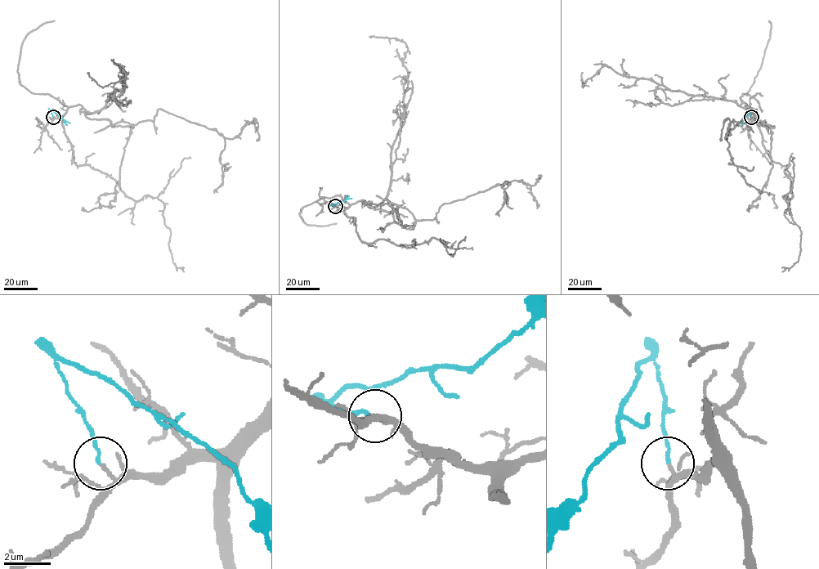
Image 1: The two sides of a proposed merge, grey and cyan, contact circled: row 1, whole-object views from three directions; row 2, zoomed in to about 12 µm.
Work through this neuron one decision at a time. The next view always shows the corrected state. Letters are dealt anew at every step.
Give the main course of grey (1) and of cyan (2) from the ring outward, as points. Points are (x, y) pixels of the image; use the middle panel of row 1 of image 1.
1: (334, 206), (345, 209), (364, 200), (412, 229), (417, 221), (432, 220), (445, 203), (506, 181), (499, 216)
2: (334, 206), (332, 204), (342, 202), (349, 195)

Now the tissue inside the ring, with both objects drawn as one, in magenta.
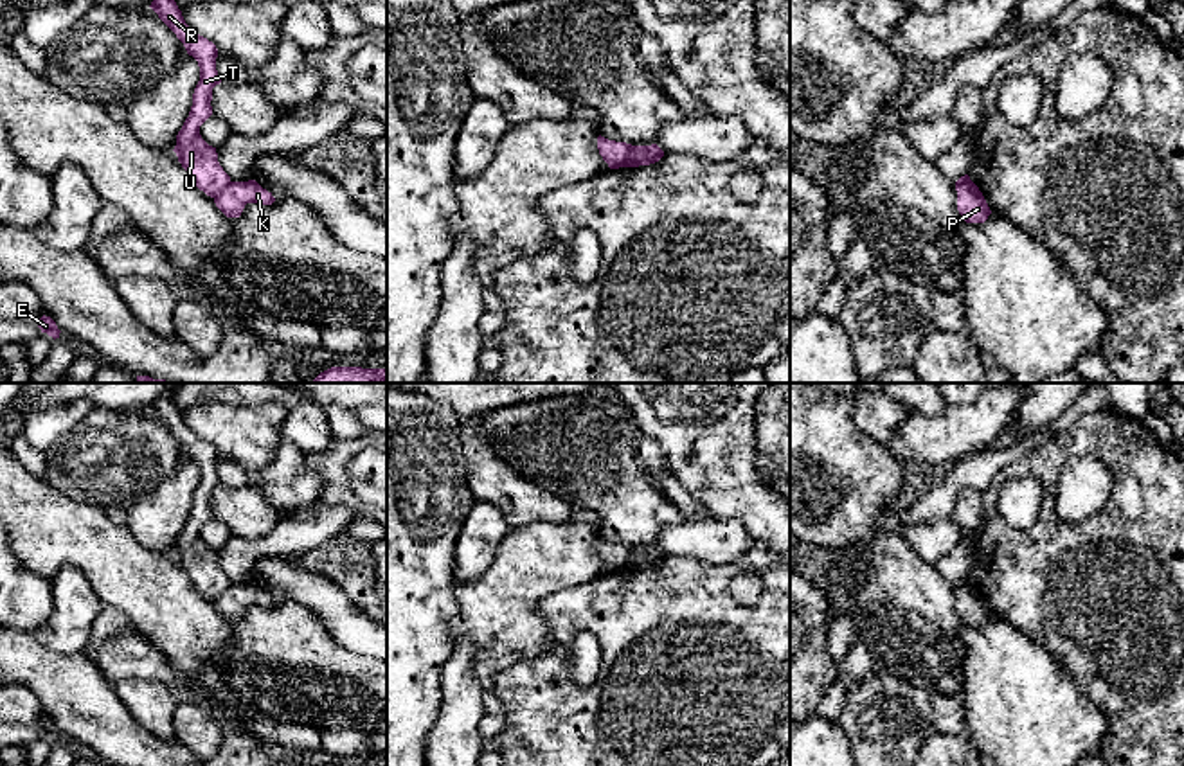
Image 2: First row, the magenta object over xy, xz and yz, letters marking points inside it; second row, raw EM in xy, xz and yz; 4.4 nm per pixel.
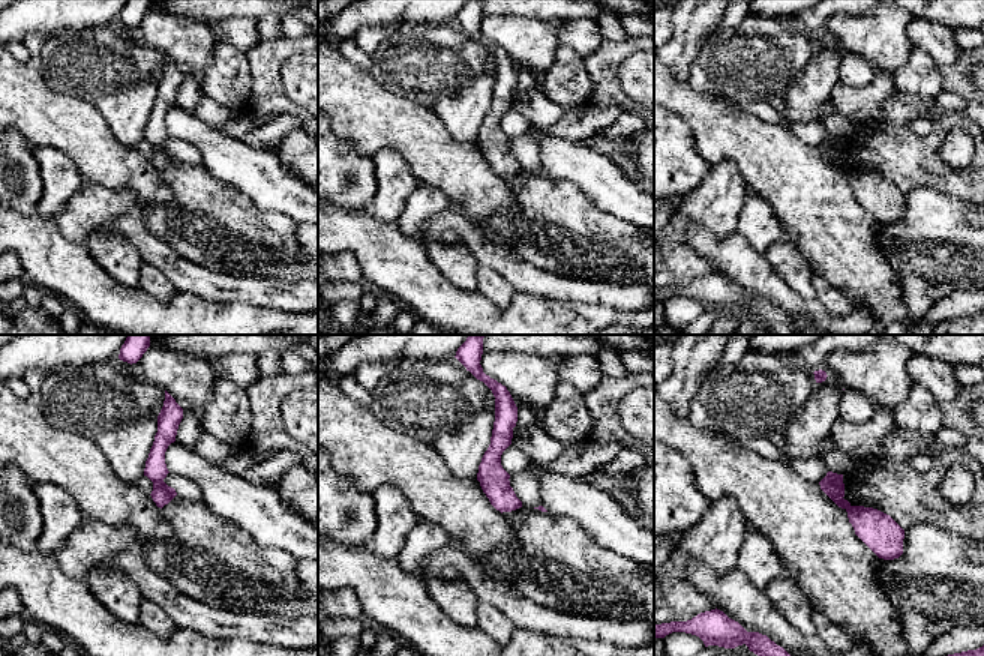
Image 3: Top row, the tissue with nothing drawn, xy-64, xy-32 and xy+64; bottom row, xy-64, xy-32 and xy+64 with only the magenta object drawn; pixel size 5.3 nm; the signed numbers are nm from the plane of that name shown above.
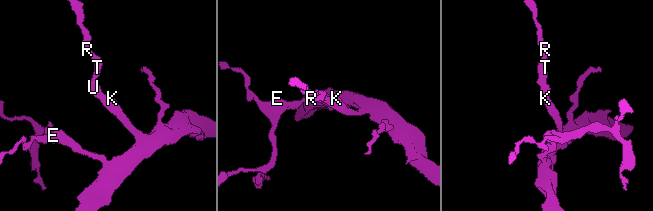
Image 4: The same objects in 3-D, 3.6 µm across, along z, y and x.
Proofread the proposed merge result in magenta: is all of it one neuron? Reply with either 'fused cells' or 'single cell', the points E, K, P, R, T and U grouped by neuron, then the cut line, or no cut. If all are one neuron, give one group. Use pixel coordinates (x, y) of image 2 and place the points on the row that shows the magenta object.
fused cells | E K P / R T U | xz (634, 146), (621, 166)

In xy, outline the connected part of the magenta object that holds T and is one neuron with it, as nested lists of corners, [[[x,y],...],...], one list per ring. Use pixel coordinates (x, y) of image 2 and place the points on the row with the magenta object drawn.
[[[153,0],[149,7],[176,34],[187,54],[198,61],[200,81],[173,151],[194,185],[214,198],[230,183],[230,176],[220,165],[216,147],[202,138],[200,126],[212,115],[212,88],[221,83],[216,70],[218,49],[185,23],[175,0]]]

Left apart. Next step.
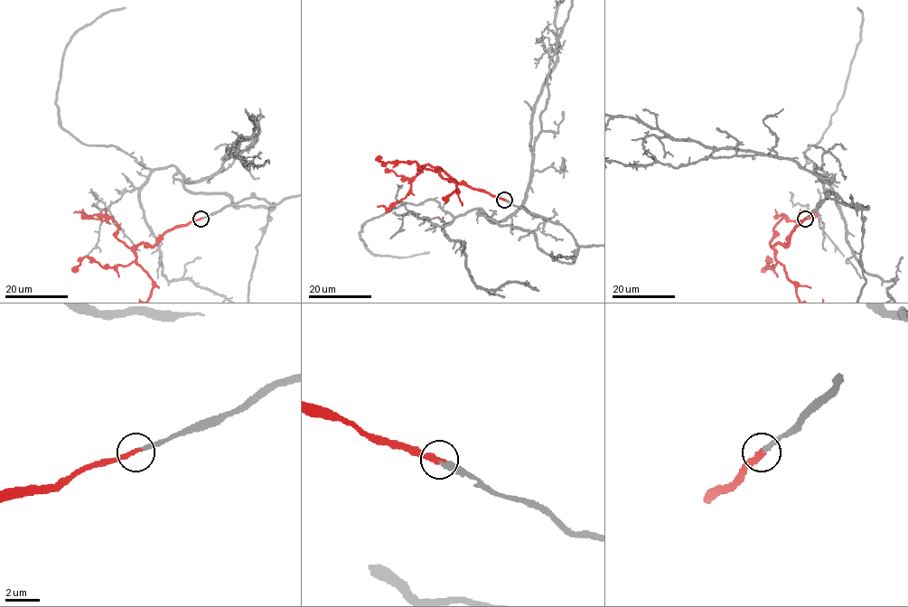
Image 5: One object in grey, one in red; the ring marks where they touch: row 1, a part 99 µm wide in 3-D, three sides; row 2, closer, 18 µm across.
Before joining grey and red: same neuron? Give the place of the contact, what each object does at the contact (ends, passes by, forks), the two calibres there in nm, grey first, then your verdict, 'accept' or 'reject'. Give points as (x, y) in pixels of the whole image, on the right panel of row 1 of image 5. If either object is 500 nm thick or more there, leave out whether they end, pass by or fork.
place (805, 219); grey ends; red ends; calibres 280 and 280 nm; accept

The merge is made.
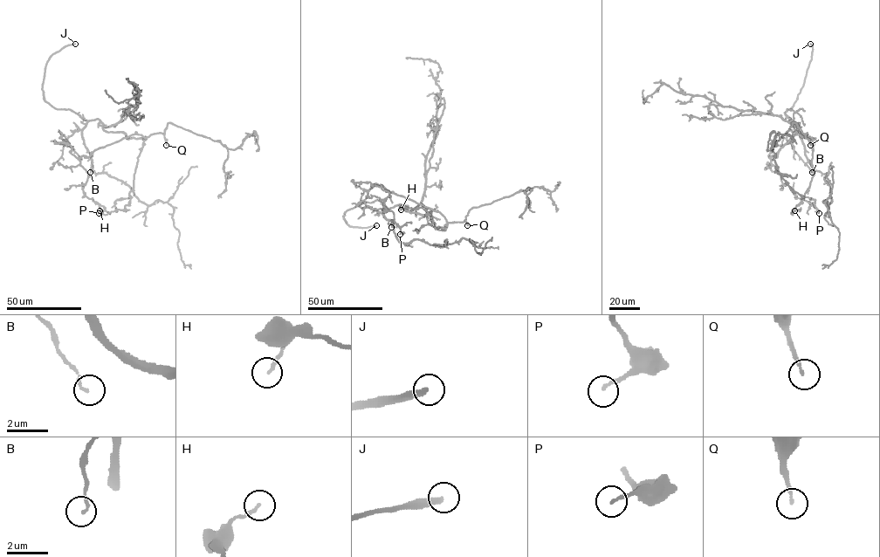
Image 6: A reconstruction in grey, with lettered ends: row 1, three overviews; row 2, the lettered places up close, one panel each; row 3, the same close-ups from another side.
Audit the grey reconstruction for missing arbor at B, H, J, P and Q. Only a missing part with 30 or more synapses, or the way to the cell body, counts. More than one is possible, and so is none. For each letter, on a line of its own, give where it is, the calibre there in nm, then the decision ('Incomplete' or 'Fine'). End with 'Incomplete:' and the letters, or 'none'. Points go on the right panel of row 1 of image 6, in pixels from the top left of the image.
B: Place: (812, 172). Thickness 110 nm. Fine
H: Place: (794, 210). Thickness 150 nm. Fine
J: Place: (810, 44). Thickness 300 nm. Incomplete
P: Place: (819, 213). Thickness 150 nm. Fine
Q: Place: (810, 145). Thickness 150 nm. Incomplete
Incomplete: J, Q

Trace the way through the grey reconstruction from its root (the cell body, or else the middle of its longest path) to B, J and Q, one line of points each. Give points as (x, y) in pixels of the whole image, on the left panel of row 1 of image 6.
B: (96, 120), (89, 120), (82, 131), (92, 161), (90, 172)
J: (96, 120), (85, 120), (69, 109), (54, 108), (44, 99), (42, 86), (47, 61), (62, 48), (75, 44)
Q: (96, 120), (105, 130), (123, 133), (127, 139), (144, 139), (161, 133), (166, 145)

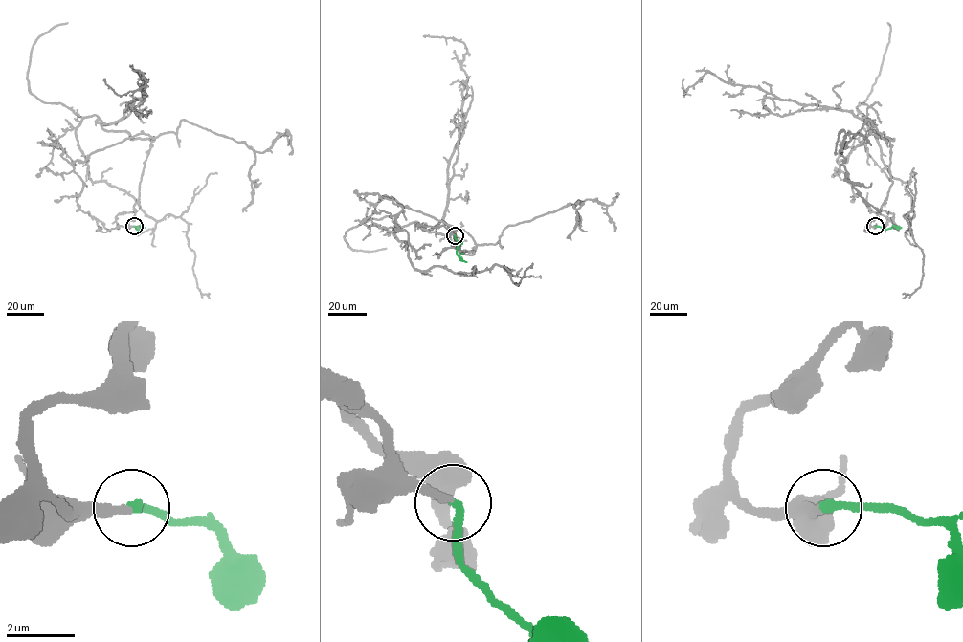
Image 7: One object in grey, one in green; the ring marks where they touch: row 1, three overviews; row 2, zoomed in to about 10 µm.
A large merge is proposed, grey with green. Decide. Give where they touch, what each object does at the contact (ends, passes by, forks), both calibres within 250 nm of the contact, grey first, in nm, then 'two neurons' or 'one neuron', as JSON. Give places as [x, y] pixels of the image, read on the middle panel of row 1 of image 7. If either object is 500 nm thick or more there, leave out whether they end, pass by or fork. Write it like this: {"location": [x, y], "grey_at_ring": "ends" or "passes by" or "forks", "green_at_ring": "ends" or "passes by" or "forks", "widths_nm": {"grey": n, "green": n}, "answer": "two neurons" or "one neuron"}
{"location": [455, 235], "grey_at_ring": "ends", "green_at_ring": "ends", "widths_nm": {"grey": 200, "green": 240}, "answer": "one neuron"}

